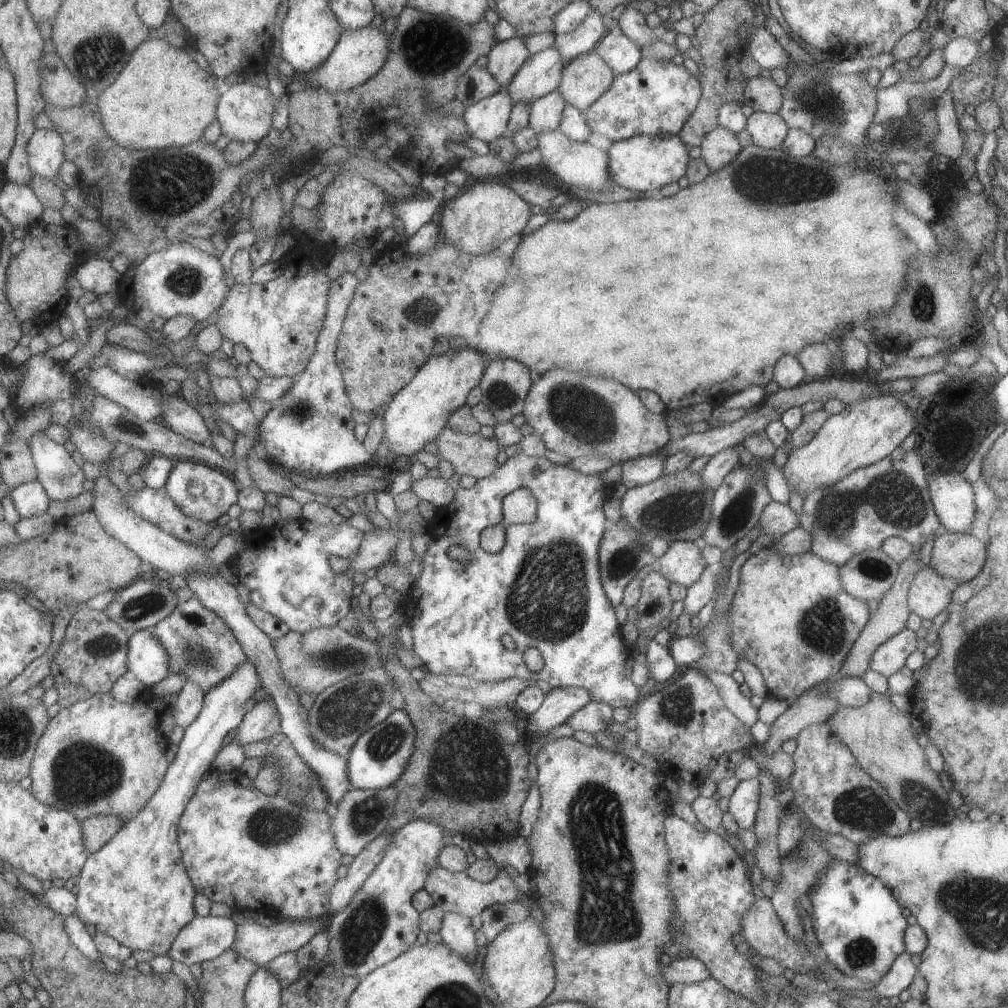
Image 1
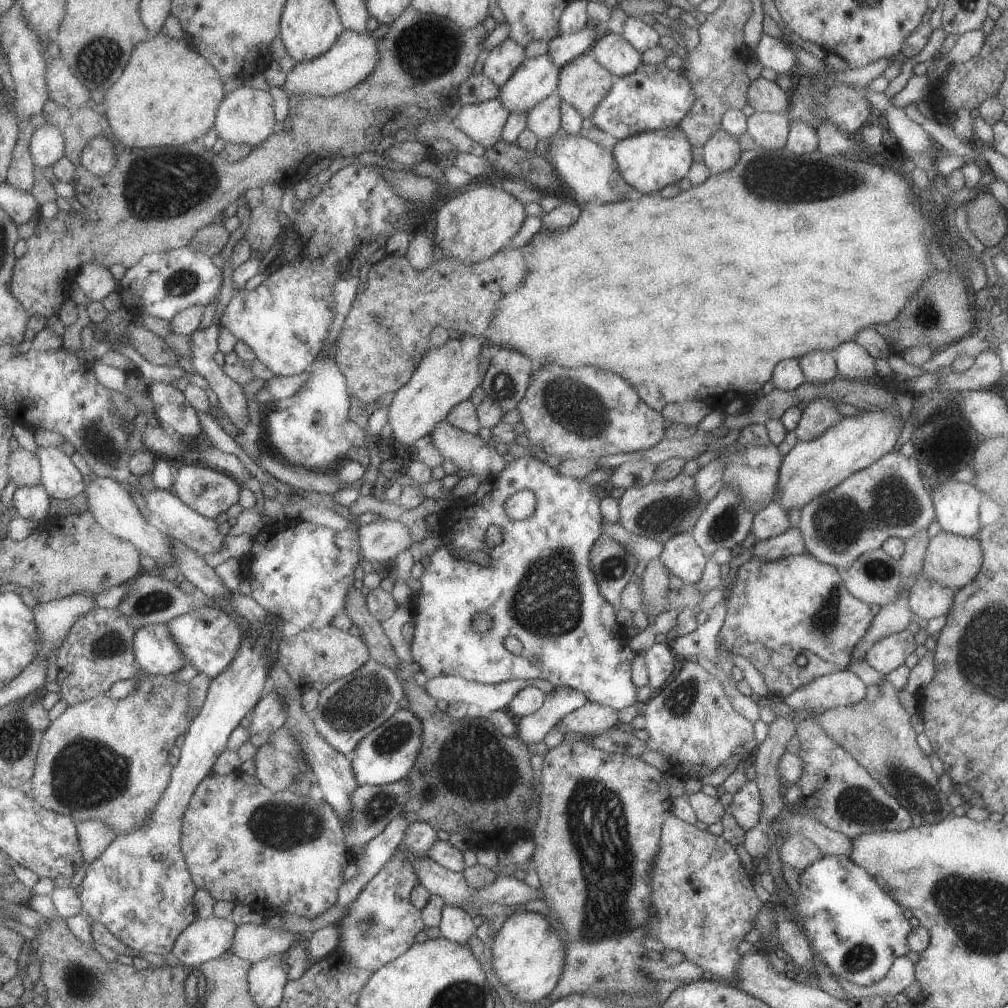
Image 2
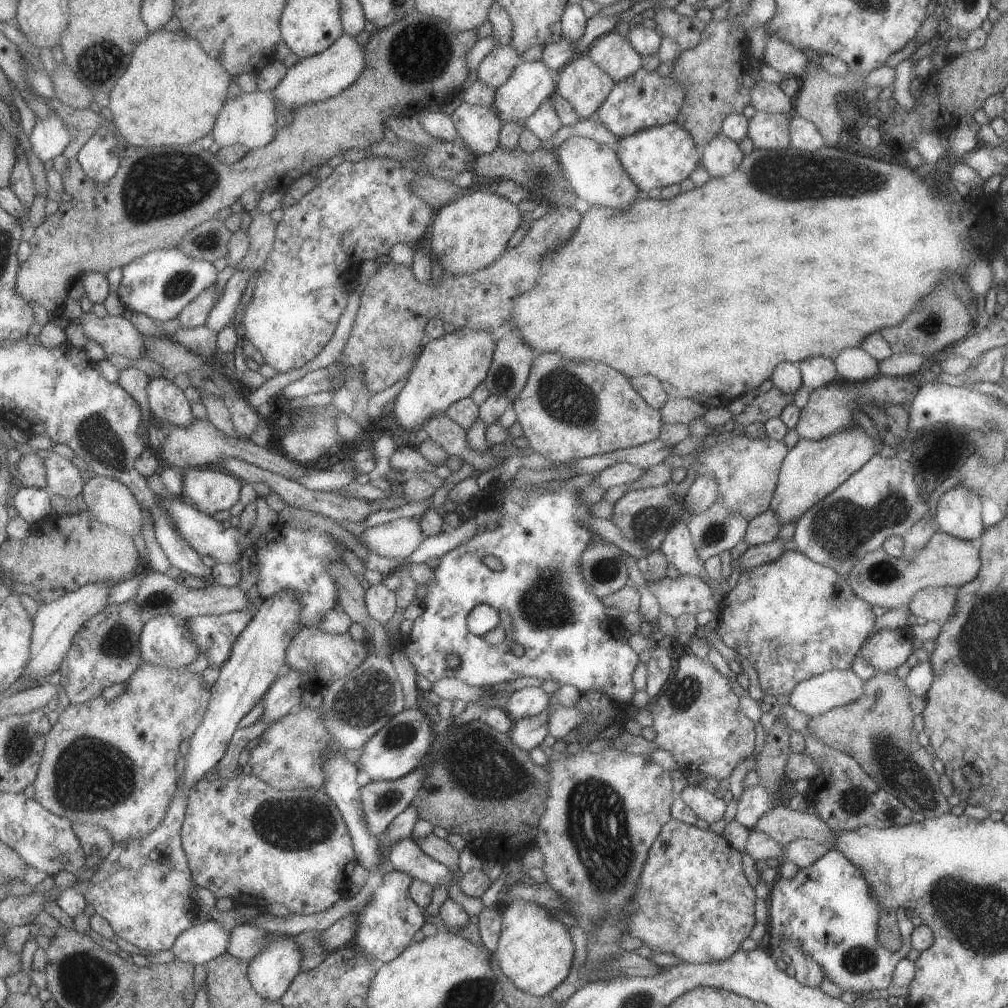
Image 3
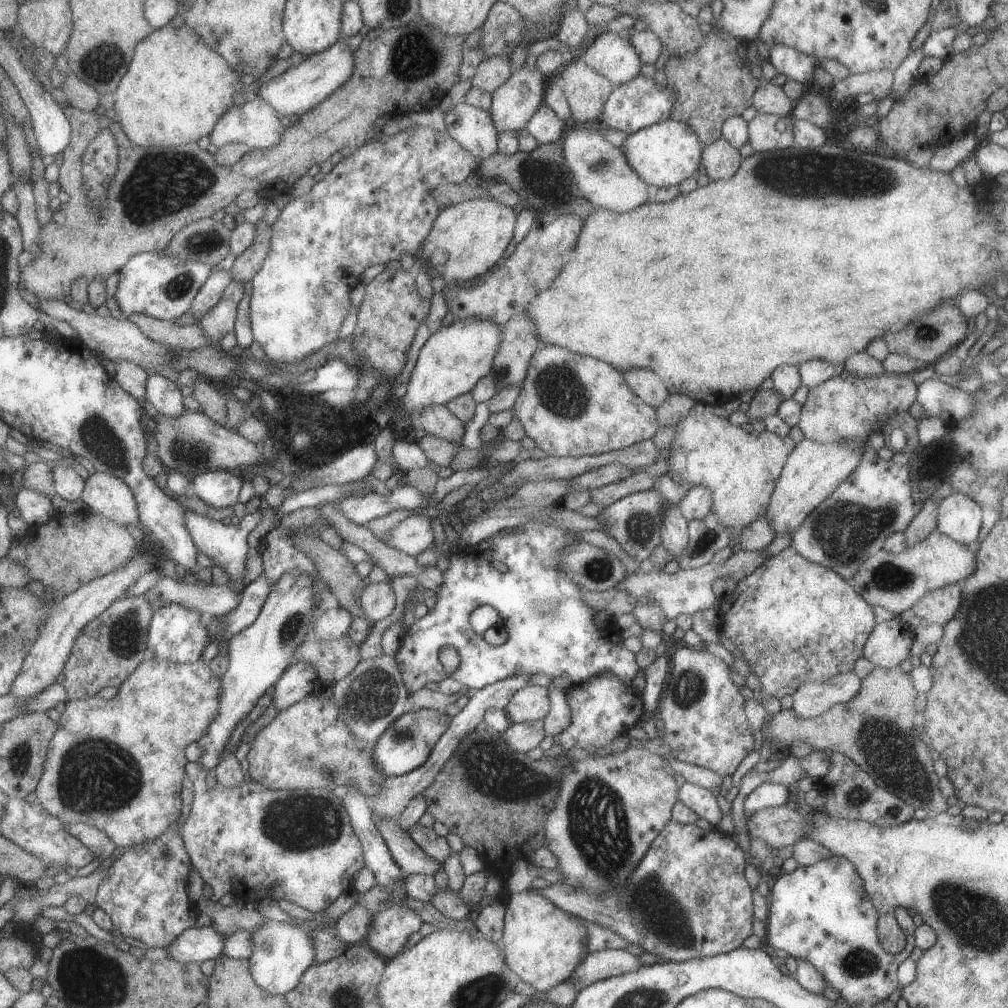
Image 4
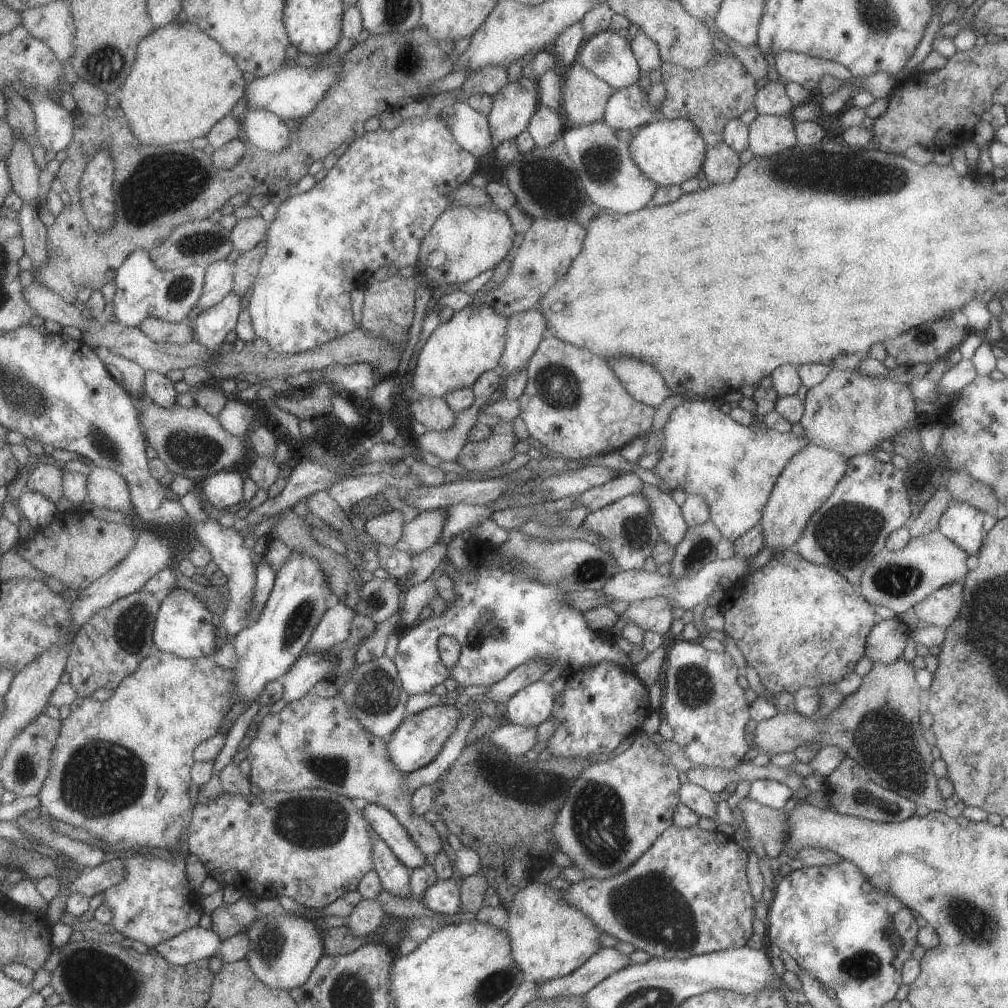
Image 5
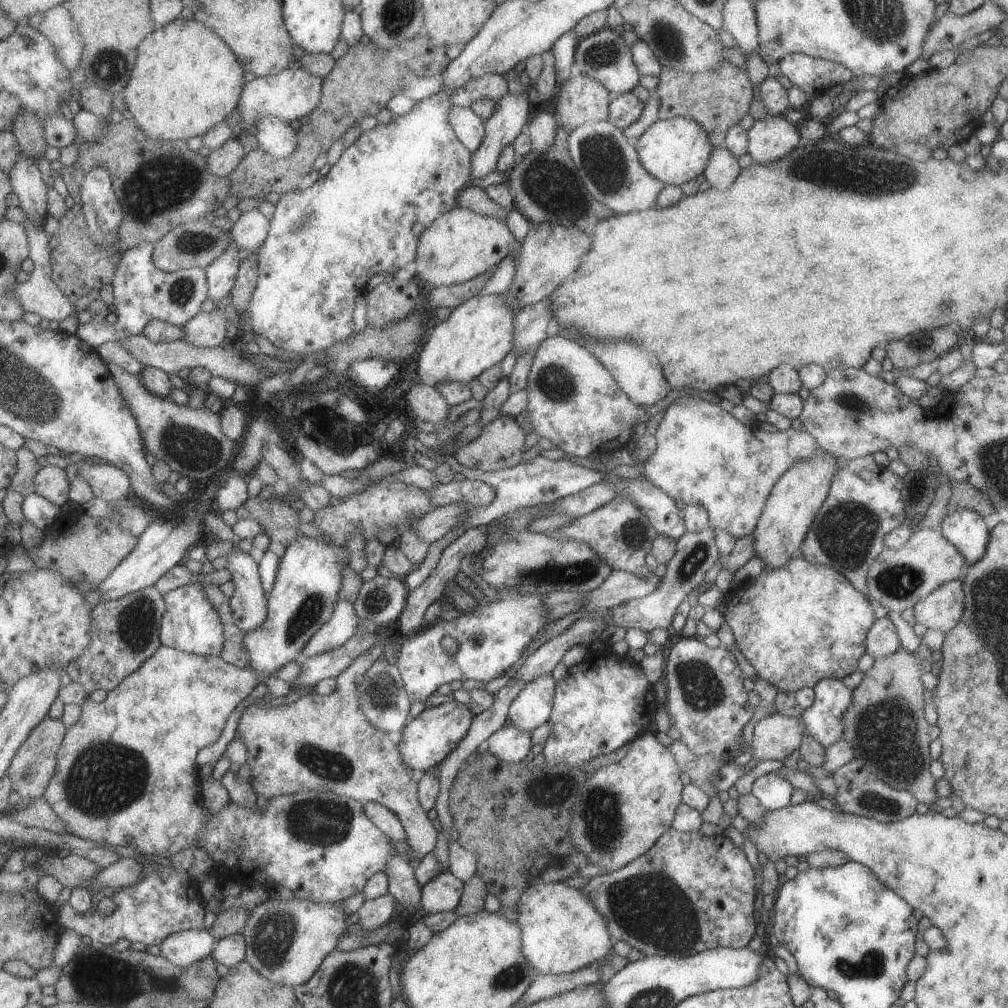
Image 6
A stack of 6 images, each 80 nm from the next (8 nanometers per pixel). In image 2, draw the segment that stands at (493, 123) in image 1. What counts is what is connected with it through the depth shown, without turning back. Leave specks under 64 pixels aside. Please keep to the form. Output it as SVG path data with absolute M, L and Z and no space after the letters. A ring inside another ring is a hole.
M493 98L478 104L461 105L453 122L467 138L487 149L500 140L508 114L501 100Z

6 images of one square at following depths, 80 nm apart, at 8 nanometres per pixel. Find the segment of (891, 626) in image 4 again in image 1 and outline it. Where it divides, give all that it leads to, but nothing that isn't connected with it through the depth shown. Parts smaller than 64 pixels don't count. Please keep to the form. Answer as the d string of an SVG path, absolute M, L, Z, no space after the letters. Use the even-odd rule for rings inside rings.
M907 628L902 629L881 646L875 648L869 660L869 669L887 679L905 664L907 656L916 650L916 635Z

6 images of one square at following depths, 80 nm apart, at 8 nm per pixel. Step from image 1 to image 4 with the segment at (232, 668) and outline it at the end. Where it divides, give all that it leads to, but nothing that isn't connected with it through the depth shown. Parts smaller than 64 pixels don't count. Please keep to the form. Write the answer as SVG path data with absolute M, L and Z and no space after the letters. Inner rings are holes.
M260 573L257 578L246 584L243 590L241 590L240 605L225 618L219 618L217 627L208 626L212 638L215 635L224 638L224 648L220 654L228 652L229 642L233 635L240 633L241 629L251 626L256 621L269 591L270 582L263 573ZM225 625L228 626L227 629L224 628Z

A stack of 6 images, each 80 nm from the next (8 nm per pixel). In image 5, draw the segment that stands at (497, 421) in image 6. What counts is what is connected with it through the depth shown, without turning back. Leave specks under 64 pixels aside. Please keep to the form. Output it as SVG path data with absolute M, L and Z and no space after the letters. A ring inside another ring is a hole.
M503 420L489 428L488 437L480 441L467 441L461 447L456 461L466 471L495 470L517 454L514 447L519 439L513 433L511 422Z

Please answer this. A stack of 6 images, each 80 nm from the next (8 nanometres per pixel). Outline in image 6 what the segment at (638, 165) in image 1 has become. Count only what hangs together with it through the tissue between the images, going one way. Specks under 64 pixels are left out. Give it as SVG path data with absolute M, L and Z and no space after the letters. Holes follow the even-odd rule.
M685 117L657 119L633 142L641 166L664 185L679 185L699 176L714 147L705 129Z

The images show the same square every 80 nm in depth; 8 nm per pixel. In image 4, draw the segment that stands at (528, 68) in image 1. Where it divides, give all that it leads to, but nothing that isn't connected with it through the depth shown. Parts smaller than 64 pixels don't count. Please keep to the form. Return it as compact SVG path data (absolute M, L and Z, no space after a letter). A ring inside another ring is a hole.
M525 65L518 71L513 71L509 78L492 92L490 104L490 117L496 133L513 131L518 133L527 124L529 117L543 102L544 88L547 78L537 68L528 70Z

